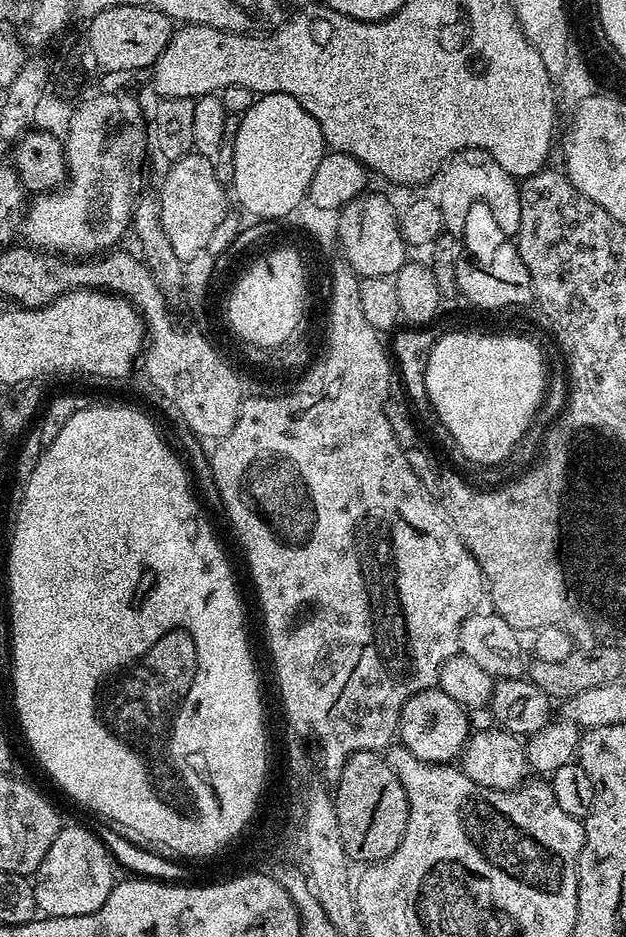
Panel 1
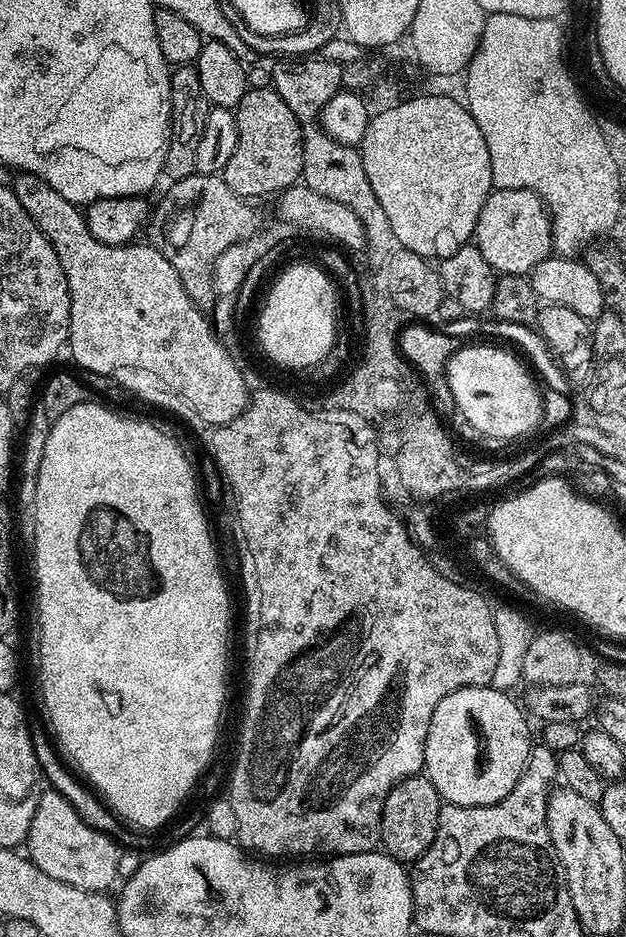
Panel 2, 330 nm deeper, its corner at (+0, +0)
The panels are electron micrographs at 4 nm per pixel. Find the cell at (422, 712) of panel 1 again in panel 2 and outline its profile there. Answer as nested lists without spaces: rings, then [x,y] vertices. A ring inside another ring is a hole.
[[[491,686],[463,688],[446,694],[446,698],[434,706],[434,718],[430,718],[430,730],[426,734],[423,771],[438,790],[441,801],[458,806],[490,806],[502,802],[502,798],[514,790],[518,778],[522,778],[522,770],[528,765],[534,739],[528,733],[529,717],[525,709],[521,705],[520,709],[512,698],[509,693]]]

